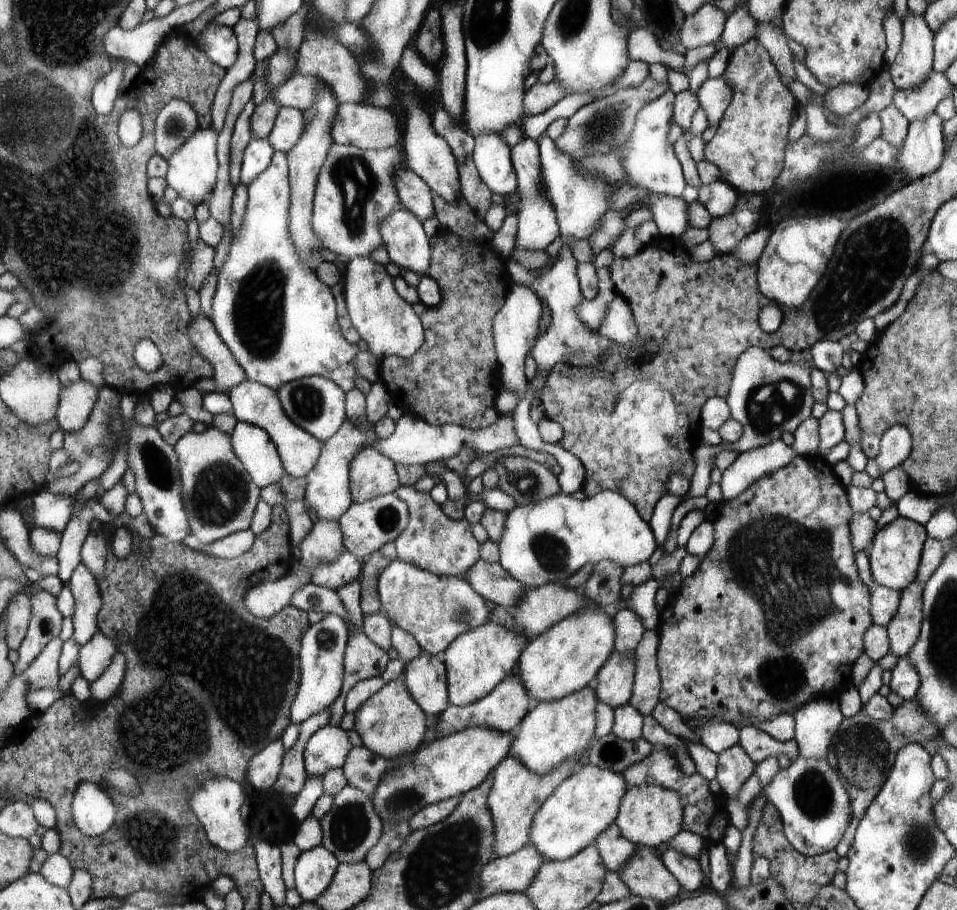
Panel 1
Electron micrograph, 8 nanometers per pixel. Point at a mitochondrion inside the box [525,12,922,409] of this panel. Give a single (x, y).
(873, 254)

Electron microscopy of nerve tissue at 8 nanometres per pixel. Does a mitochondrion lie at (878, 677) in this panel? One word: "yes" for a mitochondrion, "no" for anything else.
no

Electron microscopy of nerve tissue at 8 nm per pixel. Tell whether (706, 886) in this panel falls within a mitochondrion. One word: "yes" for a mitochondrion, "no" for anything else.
no

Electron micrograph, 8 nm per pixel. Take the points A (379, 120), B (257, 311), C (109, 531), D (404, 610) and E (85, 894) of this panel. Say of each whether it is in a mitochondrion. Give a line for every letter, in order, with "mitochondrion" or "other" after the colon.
A: other
B: mitochondrion
C: other
D: other
E: other

